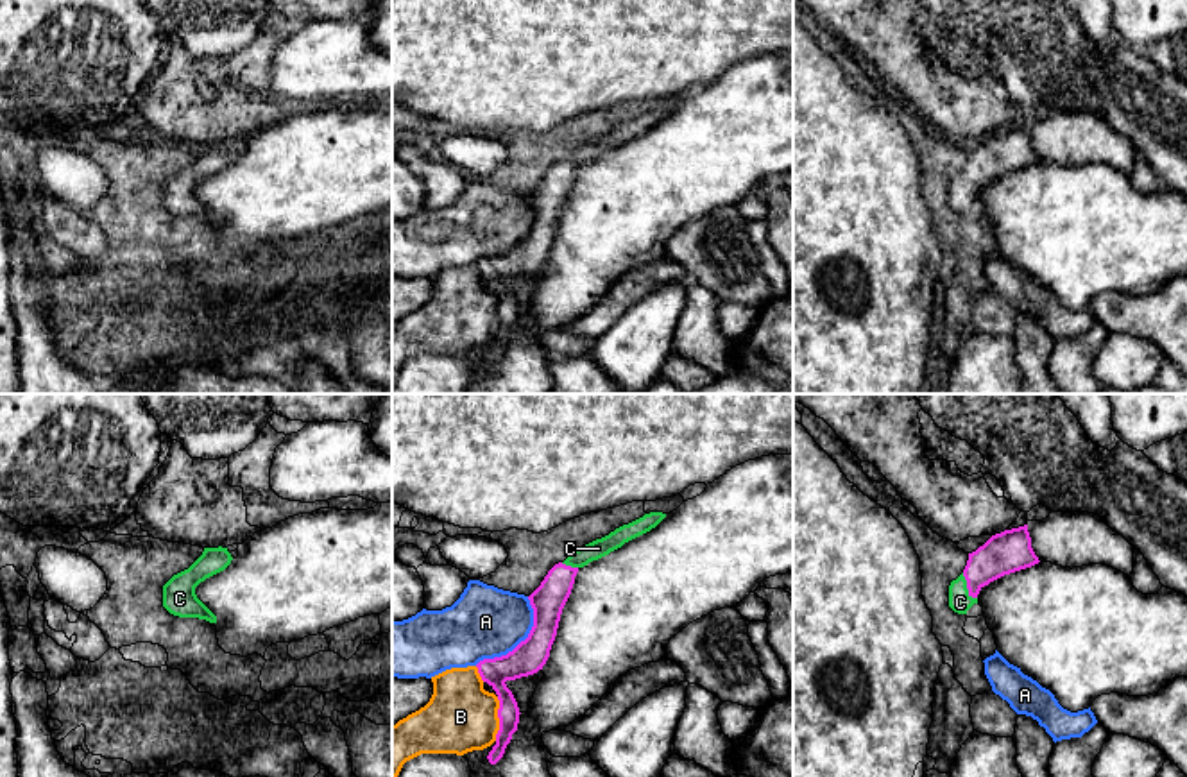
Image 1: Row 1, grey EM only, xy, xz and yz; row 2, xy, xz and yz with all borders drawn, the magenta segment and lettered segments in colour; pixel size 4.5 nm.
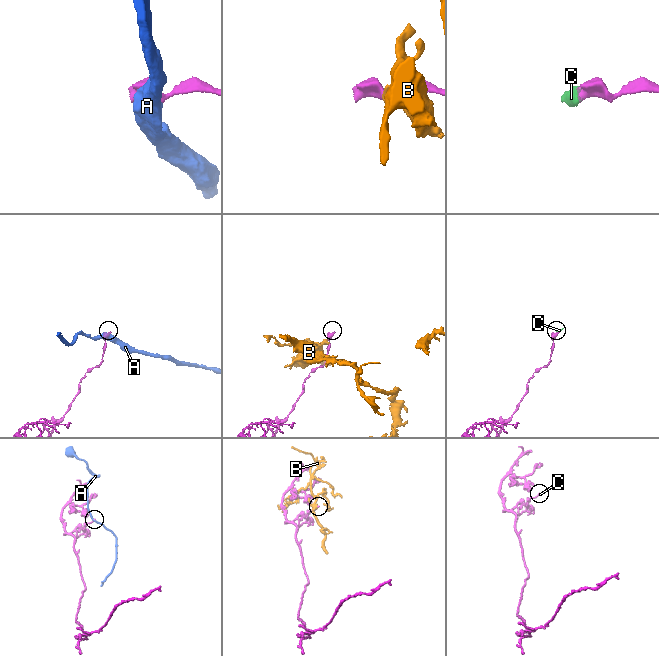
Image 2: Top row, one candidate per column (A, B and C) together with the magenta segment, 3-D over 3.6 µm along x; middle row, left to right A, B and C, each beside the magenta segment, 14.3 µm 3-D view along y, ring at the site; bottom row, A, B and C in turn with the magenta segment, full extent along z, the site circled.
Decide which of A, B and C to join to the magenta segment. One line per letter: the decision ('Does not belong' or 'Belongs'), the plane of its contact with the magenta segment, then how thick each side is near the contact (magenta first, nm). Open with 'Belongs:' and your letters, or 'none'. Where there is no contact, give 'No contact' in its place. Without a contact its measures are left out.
Belongs: C
A: Does not belong. Touches magenta in xz. Thickness 150 nm (magenta) against 320 nm
B: Does not belong. Touches magenta in xz. Thickness 120 nm (magenta) against 320 nm
C: Belongs. Touches magenta in yz. Thickness 190 nm (magenta) against 100 nm

